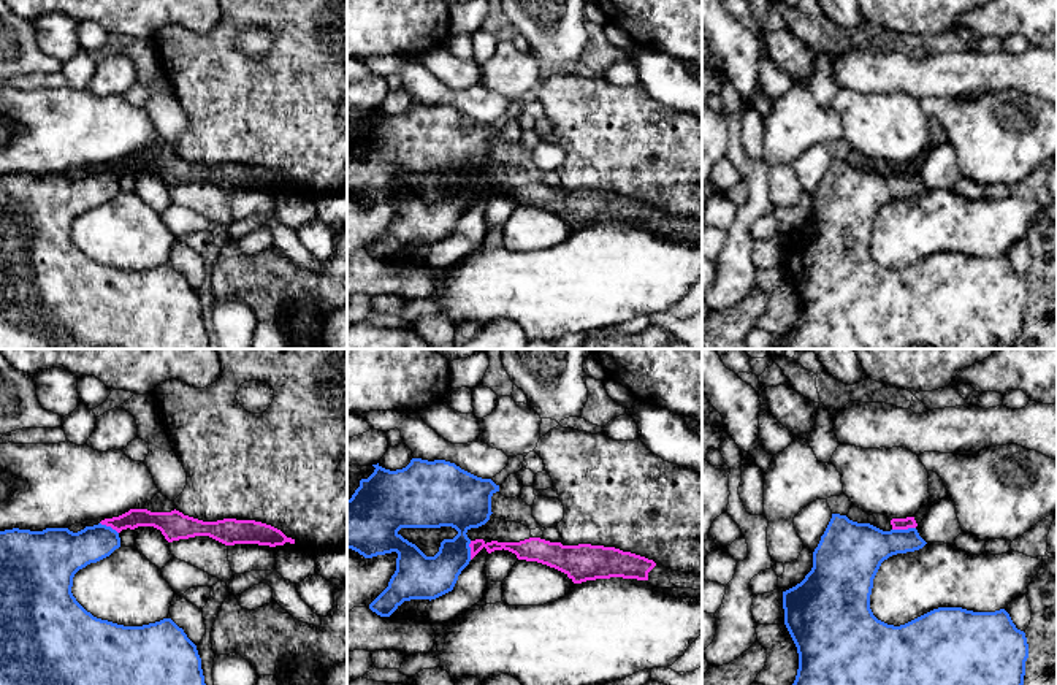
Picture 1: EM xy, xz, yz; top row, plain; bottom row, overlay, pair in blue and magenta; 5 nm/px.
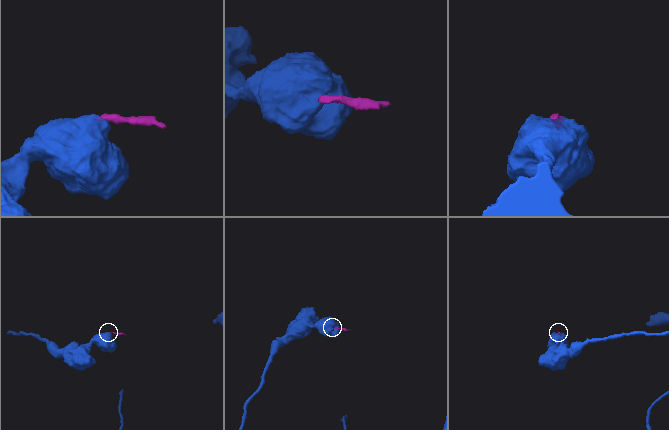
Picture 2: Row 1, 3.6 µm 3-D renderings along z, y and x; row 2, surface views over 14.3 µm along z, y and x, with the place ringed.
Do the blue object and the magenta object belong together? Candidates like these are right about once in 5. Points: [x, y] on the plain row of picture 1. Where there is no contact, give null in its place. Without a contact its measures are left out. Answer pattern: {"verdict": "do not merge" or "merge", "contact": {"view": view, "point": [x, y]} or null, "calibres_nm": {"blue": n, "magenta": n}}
{"verdict": "do not merge", "contact": {"view": "yz", "point": [904, 175]}, "calibres_nm": {"blue": 260, "magenta": 60}}

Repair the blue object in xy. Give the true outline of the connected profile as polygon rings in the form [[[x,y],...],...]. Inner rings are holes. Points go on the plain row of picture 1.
[[[101,168],[86,171],[78,178],[68,173],[46,173],[43,176],[13,173],[0,176],[0,349],[209,349],[197,290],[171,263],[143,271],[124,271],[93,262],[73,241],[74,219],[87,209],[109,201],[119,192],[119,178]]]

